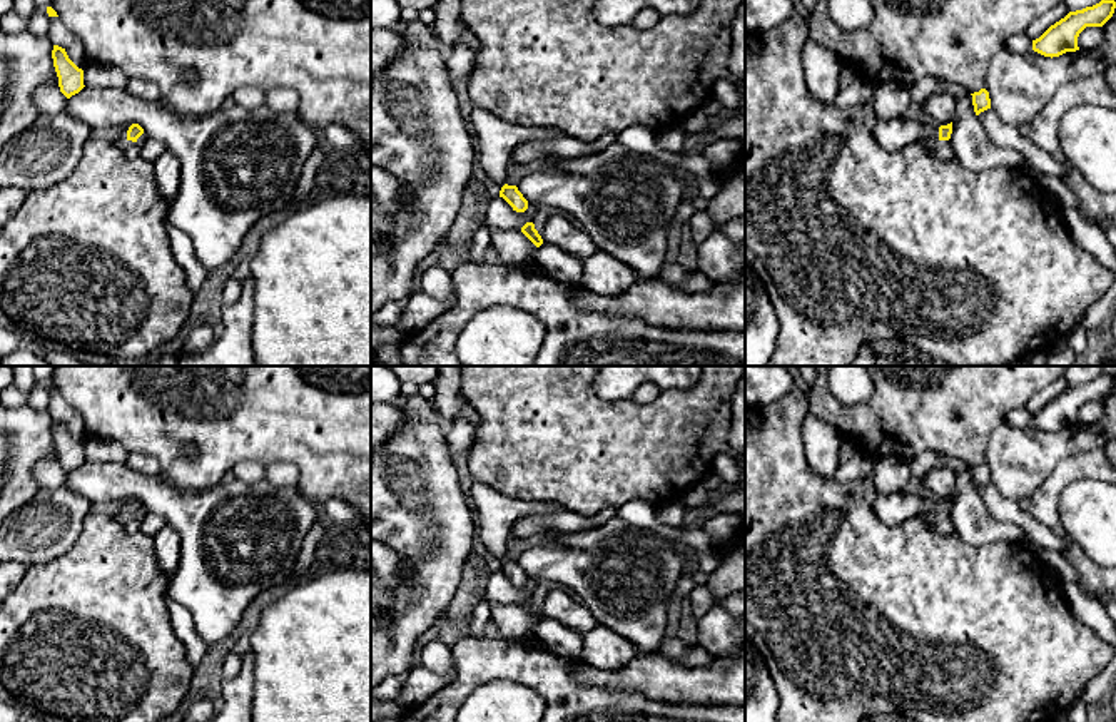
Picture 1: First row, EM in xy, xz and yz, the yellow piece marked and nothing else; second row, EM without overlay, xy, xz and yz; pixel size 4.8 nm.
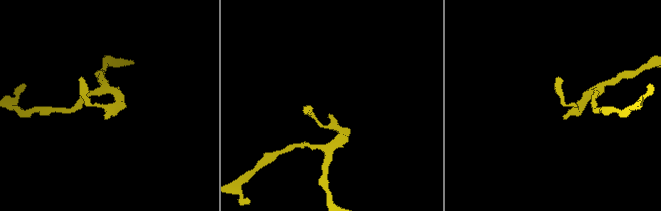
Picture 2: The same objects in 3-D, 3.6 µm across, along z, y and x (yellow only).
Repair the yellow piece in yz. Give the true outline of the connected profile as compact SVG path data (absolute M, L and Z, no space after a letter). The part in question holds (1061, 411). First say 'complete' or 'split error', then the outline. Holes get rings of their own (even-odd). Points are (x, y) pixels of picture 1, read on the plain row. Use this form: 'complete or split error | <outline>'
complete | M1103 373L1093 381L1069 386L1064 393L1051 399L1039 413L1032 414L1032 425L1051 433L1079 425L1079 408L1086 401L1103 401L1113 391L1114 383L1114 374Z

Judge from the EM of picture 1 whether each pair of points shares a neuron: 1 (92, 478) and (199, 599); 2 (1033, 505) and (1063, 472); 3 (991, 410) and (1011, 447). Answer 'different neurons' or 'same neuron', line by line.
1: same neuron
2: same neuron
3: different neurons

